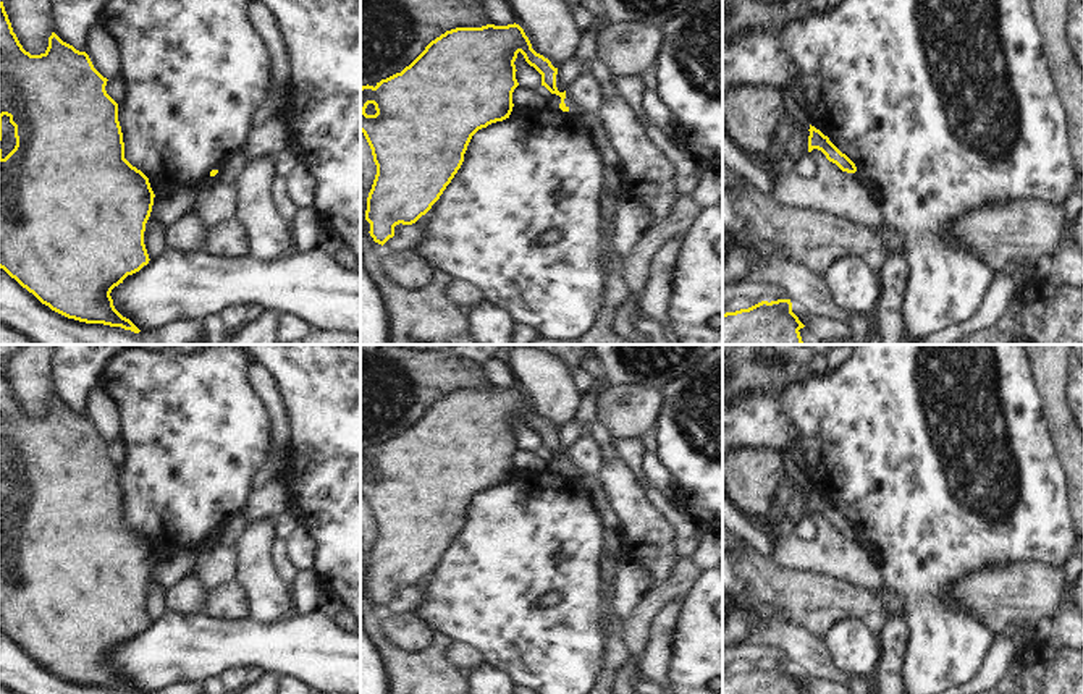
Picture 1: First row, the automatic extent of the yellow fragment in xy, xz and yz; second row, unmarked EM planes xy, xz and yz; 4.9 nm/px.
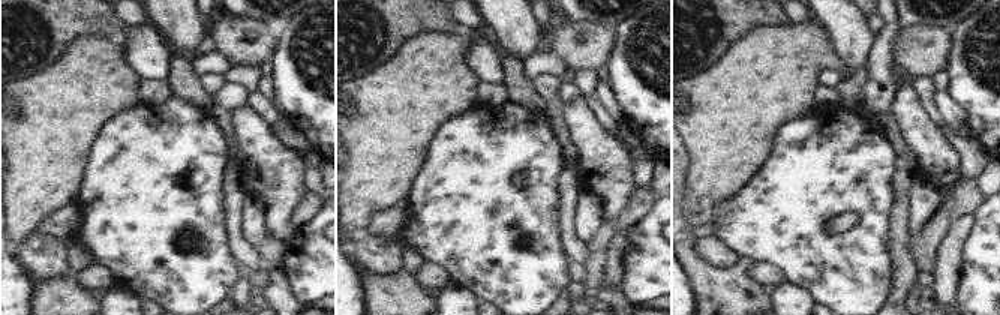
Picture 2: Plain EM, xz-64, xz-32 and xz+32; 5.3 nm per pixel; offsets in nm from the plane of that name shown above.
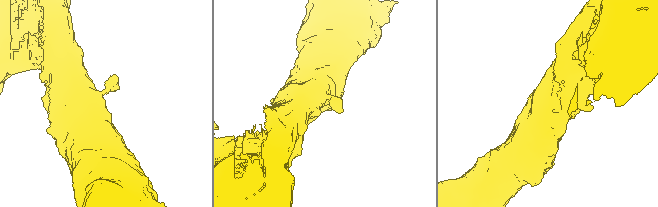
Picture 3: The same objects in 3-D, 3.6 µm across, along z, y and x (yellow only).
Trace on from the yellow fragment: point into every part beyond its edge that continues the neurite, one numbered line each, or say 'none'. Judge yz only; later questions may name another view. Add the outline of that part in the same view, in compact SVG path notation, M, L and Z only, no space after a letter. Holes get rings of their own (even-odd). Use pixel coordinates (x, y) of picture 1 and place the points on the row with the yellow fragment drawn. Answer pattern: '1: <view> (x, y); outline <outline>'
none

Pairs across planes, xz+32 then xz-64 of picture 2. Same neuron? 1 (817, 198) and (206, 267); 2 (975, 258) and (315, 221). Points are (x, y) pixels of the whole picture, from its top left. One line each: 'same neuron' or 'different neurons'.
1: same neuron
2: same neuron

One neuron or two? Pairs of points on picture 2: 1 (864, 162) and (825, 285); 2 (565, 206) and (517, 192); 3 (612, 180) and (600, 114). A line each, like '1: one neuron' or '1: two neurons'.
1: one neuron
2: two neurons
3: two neurons

